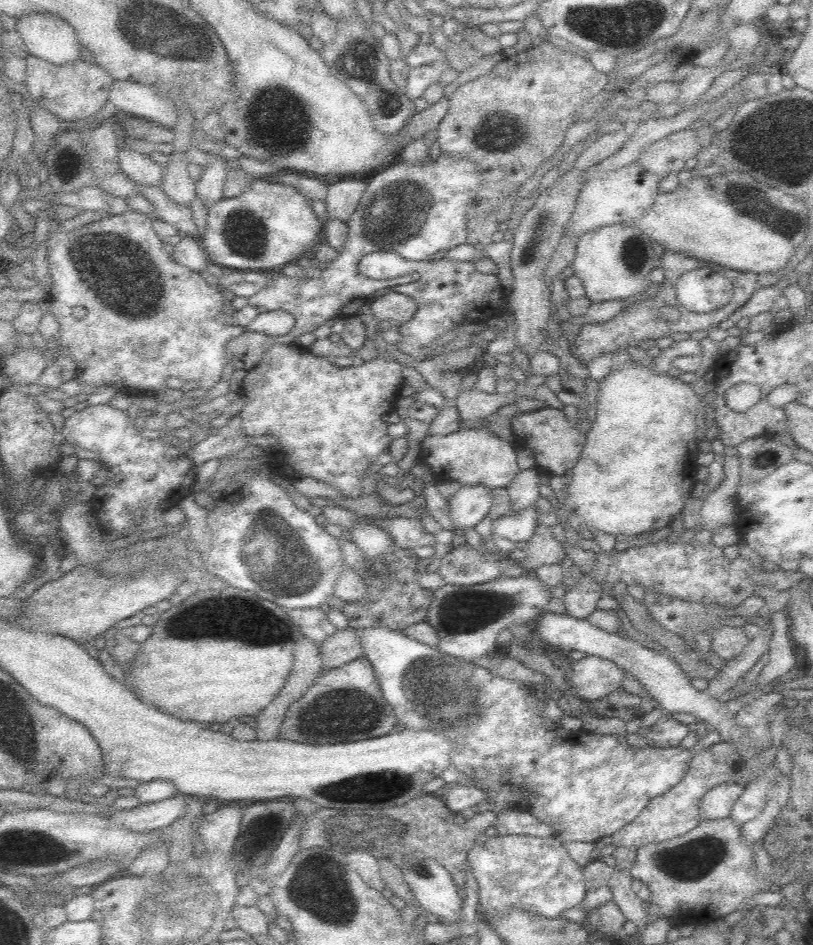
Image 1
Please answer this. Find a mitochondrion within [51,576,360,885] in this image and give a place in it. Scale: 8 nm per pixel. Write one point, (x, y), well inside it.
(261, 631)

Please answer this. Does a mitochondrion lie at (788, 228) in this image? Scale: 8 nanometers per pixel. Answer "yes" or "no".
no

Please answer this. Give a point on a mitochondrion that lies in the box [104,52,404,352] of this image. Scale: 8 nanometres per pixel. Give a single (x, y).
(245, 232)

